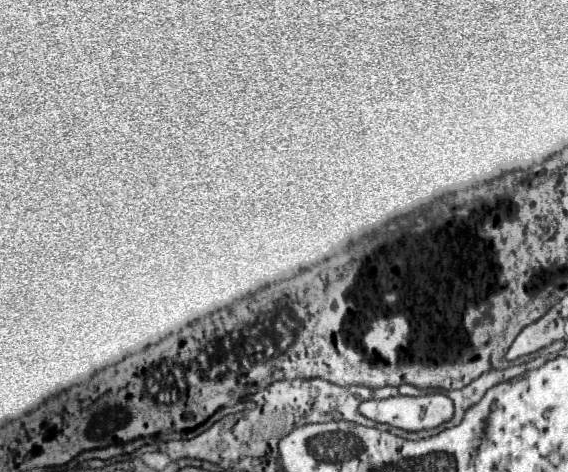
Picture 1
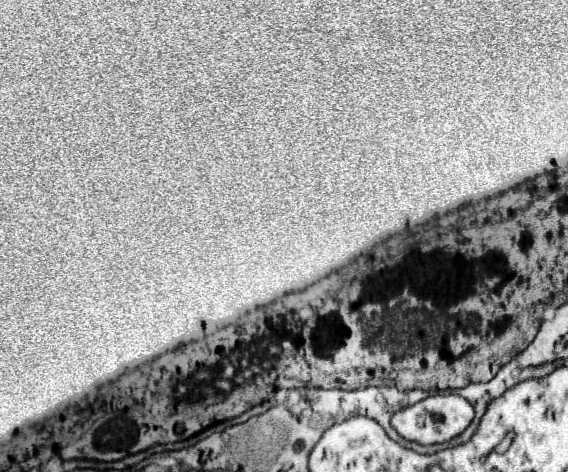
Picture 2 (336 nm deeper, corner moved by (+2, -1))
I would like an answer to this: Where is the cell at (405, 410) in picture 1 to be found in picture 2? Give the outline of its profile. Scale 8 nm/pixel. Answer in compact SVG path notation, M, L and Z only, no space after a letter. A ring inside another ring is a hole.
M437 394L393 414L391 424L405 440L413 440L419 444L441 444L459 436L471 424L473 416L475 416L475 410L465 398L457 394Z

